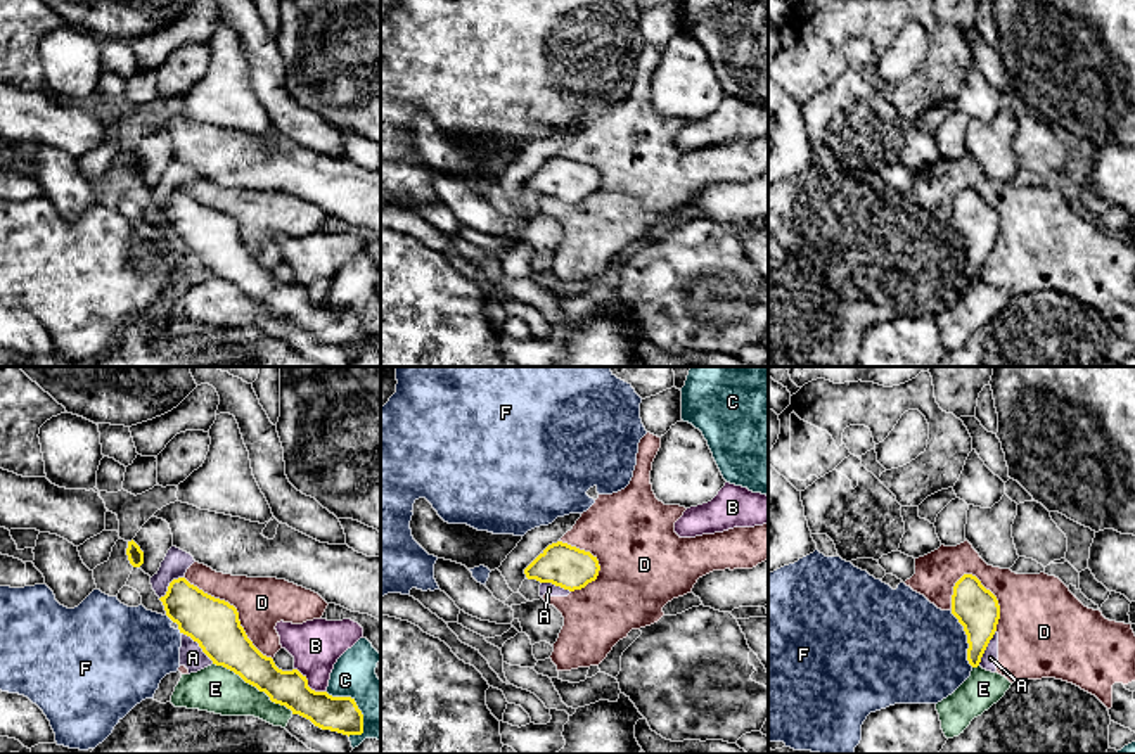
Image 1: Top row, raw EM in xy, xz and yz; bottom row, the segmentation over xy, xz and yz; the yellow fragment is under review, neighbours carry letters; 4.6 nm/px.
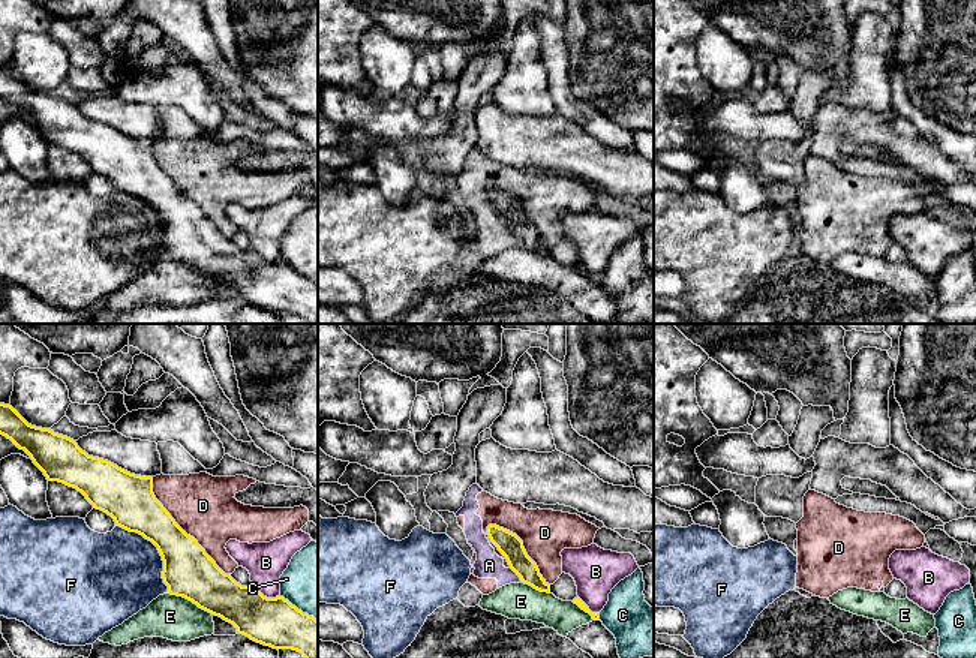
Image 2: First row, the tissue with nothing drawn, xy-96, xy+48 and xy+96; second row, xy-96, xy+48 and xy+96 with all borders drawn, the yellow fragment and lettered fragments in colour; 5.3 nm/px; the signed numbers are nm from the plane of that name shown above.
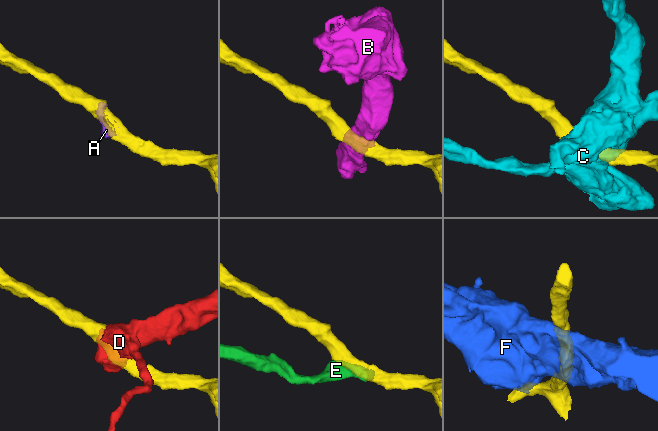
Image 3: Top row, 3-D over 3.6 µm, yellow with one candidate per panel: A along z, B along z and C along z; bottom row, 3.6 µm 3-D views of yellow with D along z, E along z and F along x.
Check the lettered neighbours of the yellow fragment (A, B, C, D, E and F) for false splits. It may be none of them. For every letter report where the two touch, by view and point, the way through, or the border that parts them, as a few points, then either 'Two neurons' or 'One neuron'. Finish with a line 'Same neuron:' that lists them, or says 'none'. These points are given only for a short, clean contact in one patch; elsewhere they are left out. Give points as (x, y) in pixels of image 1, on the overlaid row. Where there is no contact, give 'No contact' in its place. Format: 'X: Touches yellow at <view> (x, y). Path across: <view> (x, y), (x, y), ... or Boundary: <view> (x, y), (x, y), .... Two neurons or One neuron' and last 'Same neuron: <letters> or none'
A: Touches yellow at xy (199, 645). Two neurons
B: Touches yellow at xy (307, 685). Boundary: xy (294, 668), (312, 689), (326, 692). Two neurons
C: Touches yellow at xy (355, 704). Two neurons
D: Touches yellow at xy (236, 611). Two neurons
E: Touches yellow at xy (253, 685). Two neurons
F: Touches yellow at yz (968, 638). Two neurons
Same neuron: none

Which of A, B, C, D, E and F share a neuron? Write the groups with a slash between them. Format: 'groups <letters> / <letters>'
groups A D / B / C / E / F

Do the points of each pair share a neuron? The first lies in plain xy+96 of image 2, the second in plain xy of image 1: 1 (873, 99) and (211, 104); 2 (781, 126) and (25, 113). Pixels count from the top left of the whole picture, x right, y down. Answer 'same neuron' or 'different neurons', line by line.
1: same neuron
2: same neuron

